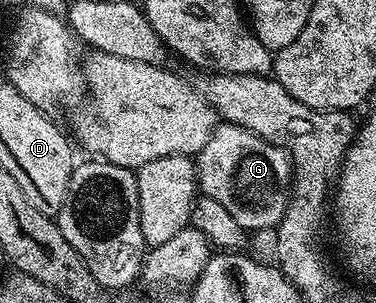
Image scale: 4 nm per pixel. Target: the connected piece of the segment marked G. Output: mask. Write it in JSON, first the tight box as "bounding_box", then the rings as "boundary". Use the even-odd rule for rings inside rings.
{"bounding_box":[194,123,292,231],"boundary":[[[220,123],[194,160],[198,189],[203,196],[218,199],[245,231],[275,230],[292,188],[292,163],[284,150],[242,127]]]}

